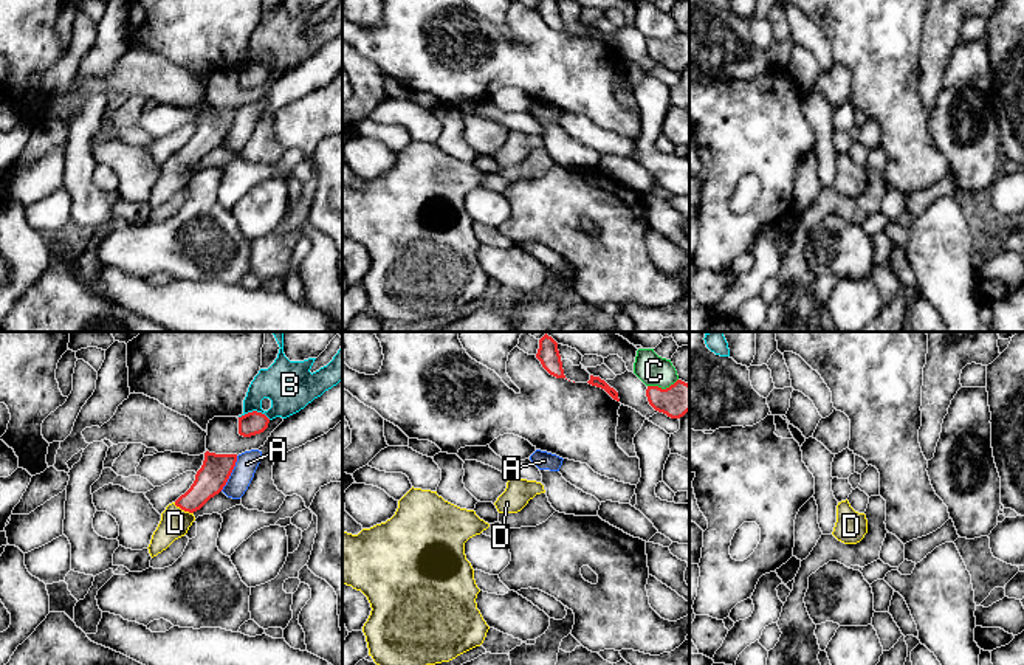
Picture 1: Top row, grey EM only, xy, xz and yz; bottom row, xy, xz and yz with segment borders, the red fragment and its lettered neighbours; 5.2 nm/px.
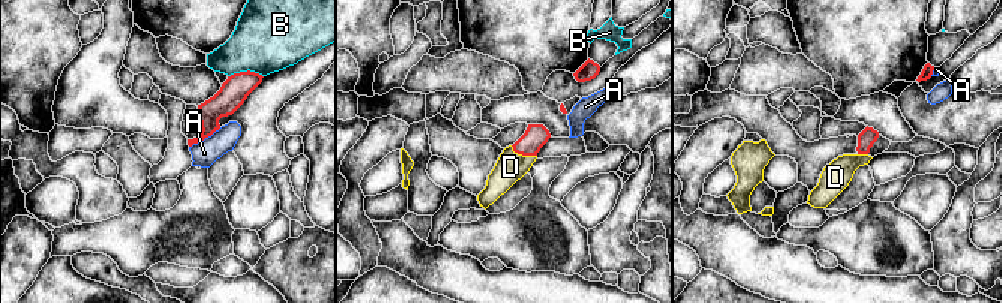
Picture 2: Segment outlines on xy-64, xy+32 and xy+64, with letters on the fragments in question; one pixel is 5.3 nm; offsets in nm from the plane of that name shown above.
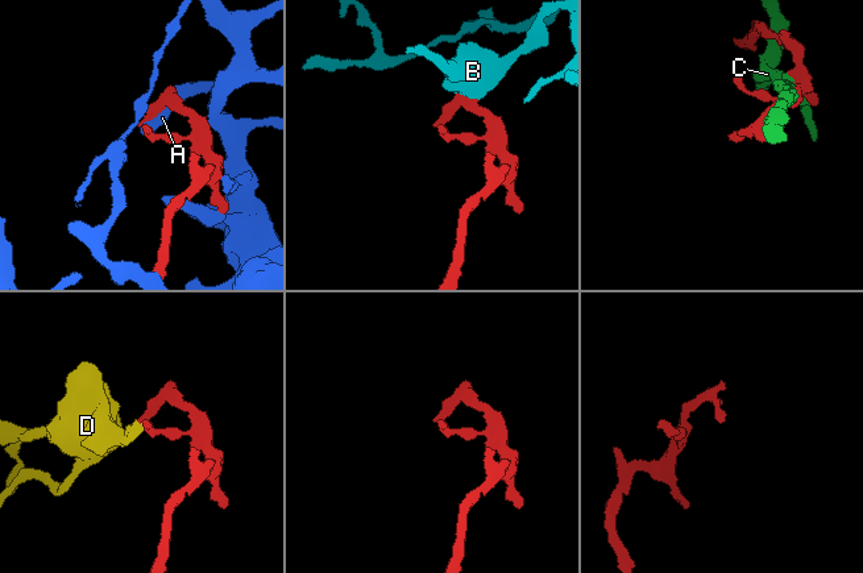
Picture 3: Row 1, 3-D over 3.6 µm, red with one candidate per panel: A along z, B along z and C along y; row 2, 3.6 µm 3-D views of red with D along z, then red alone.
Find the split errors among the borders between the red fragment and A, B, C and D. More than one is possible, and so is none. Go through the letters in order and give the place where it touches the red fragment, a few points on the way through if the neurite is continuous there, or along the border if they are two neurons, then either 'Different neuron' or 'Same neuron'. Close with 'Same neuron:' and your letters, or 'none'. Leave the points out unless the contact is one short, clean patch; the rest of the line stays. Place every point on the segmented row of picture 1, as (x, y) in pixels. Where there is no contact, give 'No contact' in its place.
A: Touches red at xy (231, 472). Different neuron
B: Touches red at xy (254, 411). Different neuron
C: Touches red at xz (660, 388). Different neuron
D: Touches red at xy (183, 509). Path across: xy (211, 478), (183, 509), (175, 523). Same neuron
Same neuron: D

